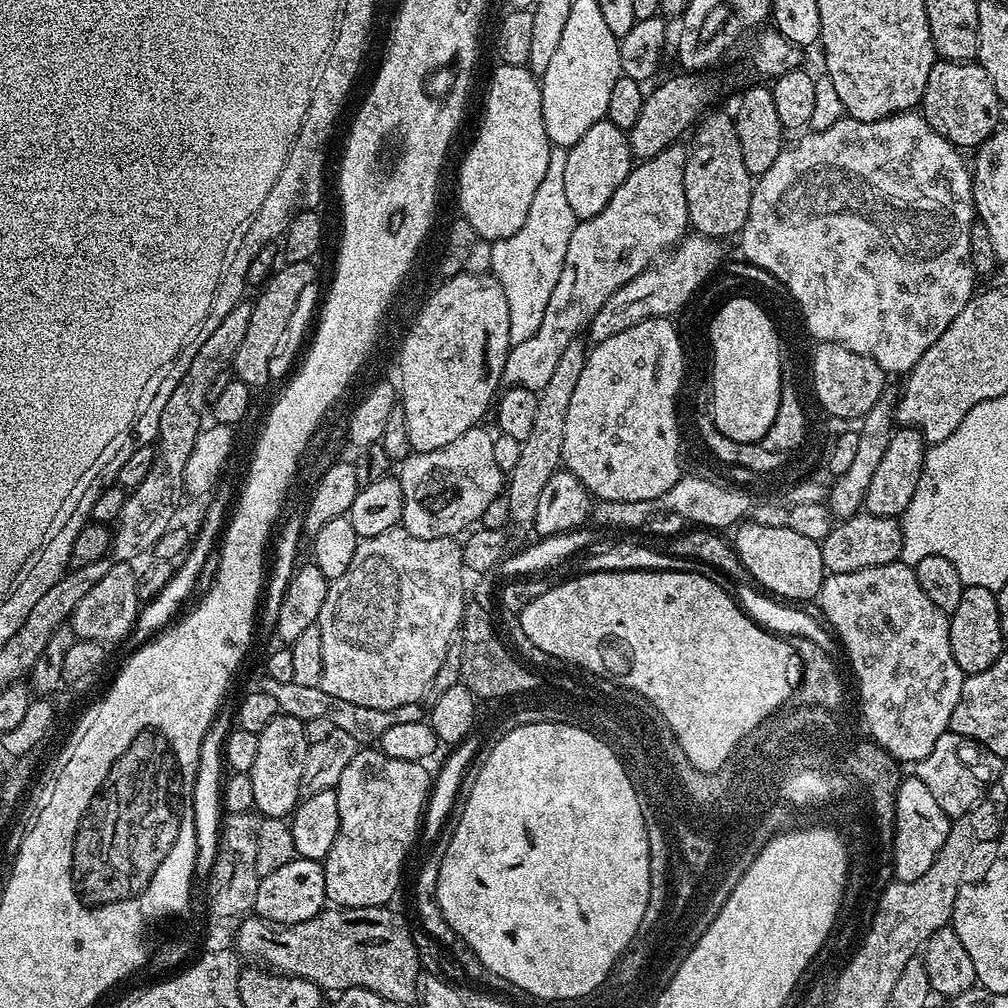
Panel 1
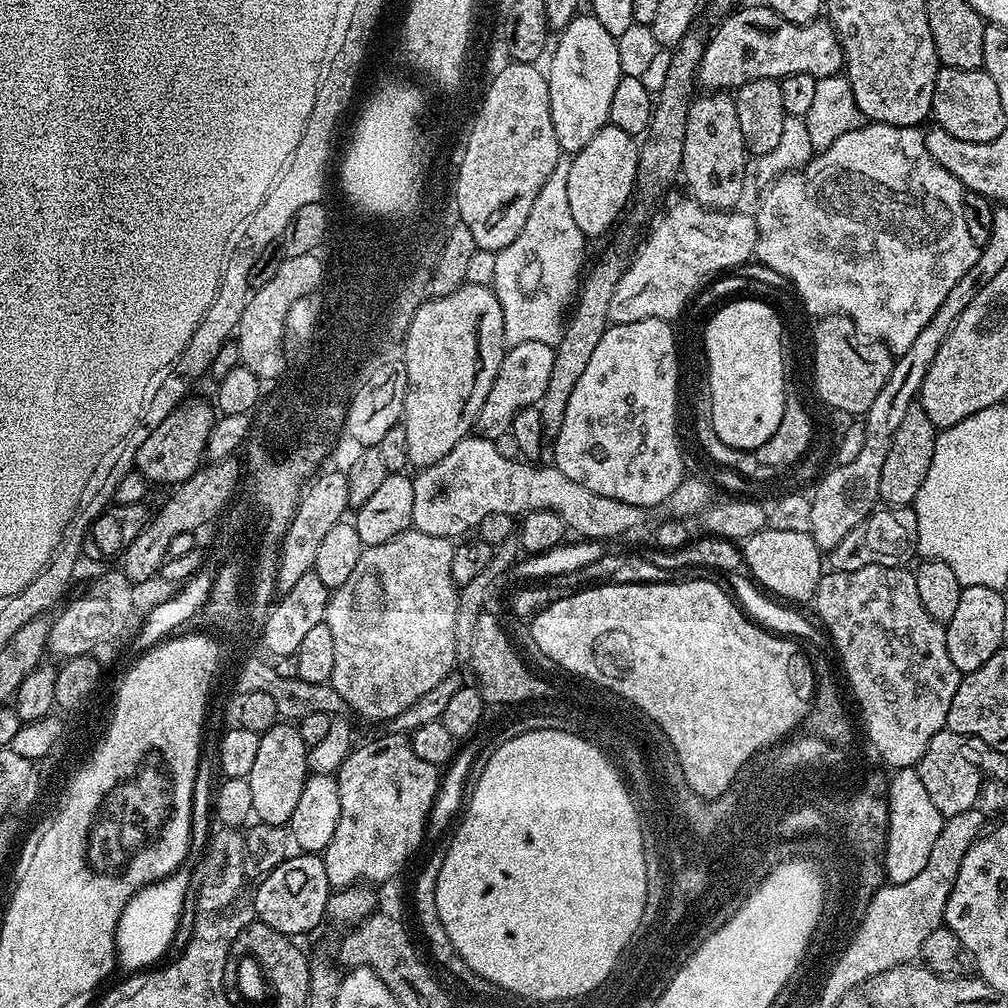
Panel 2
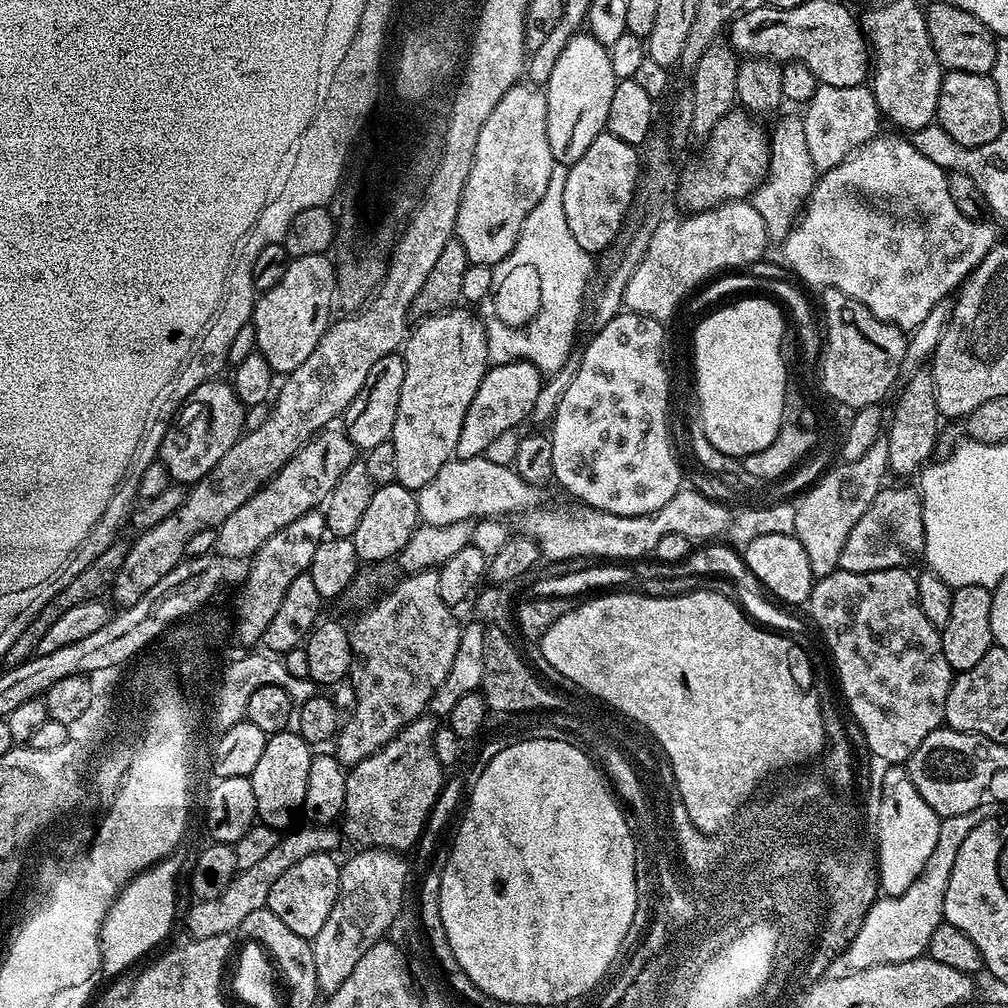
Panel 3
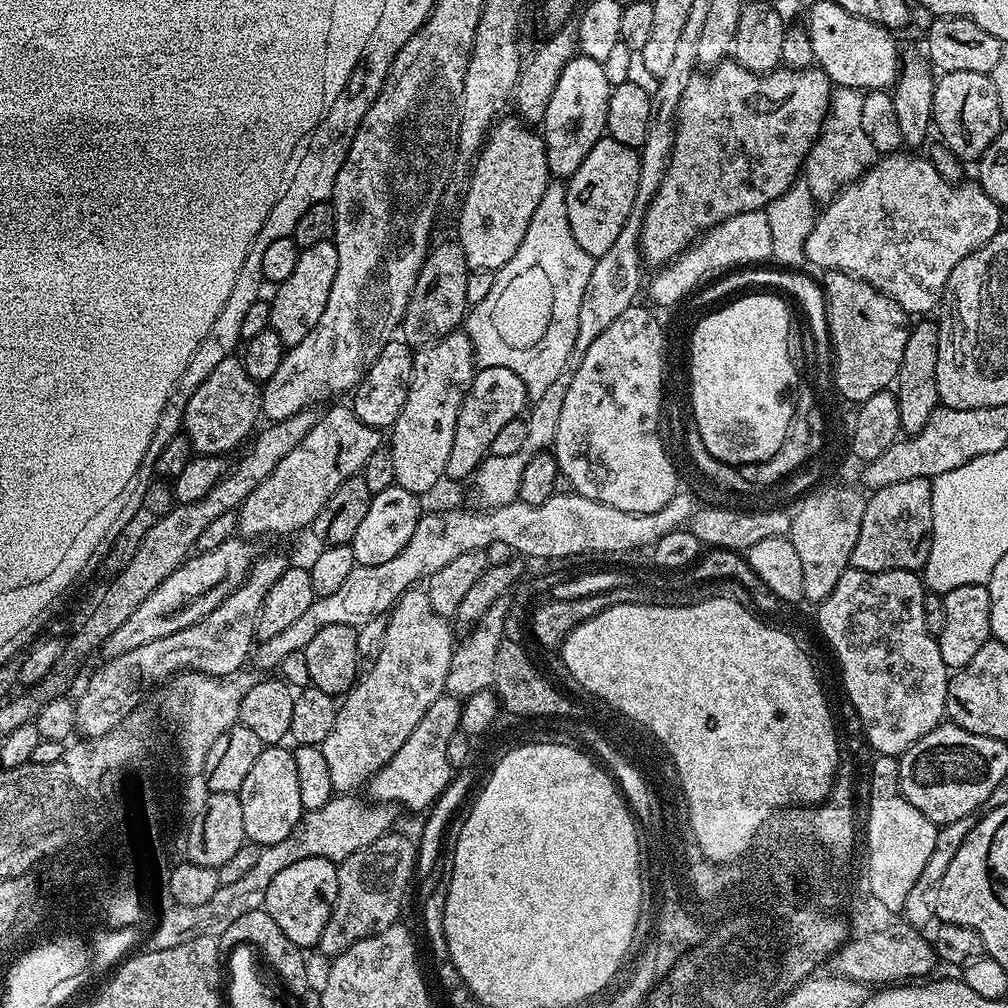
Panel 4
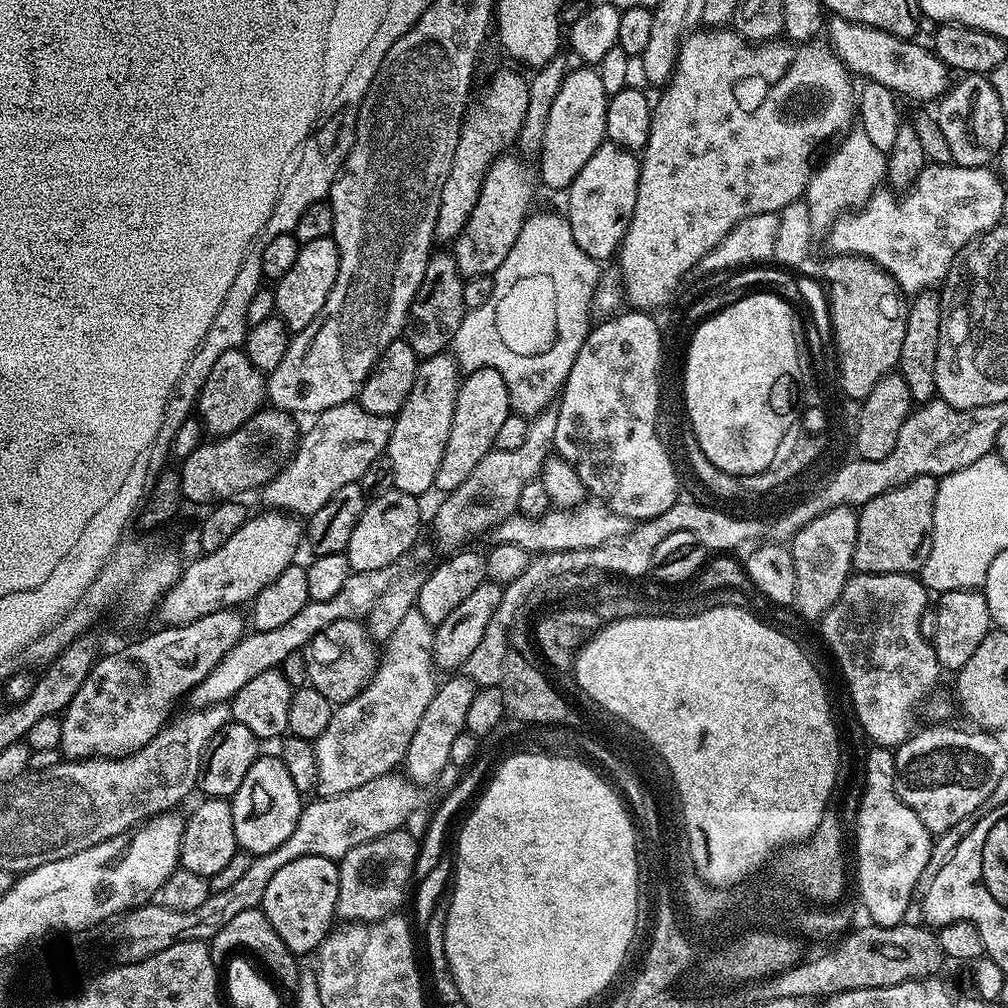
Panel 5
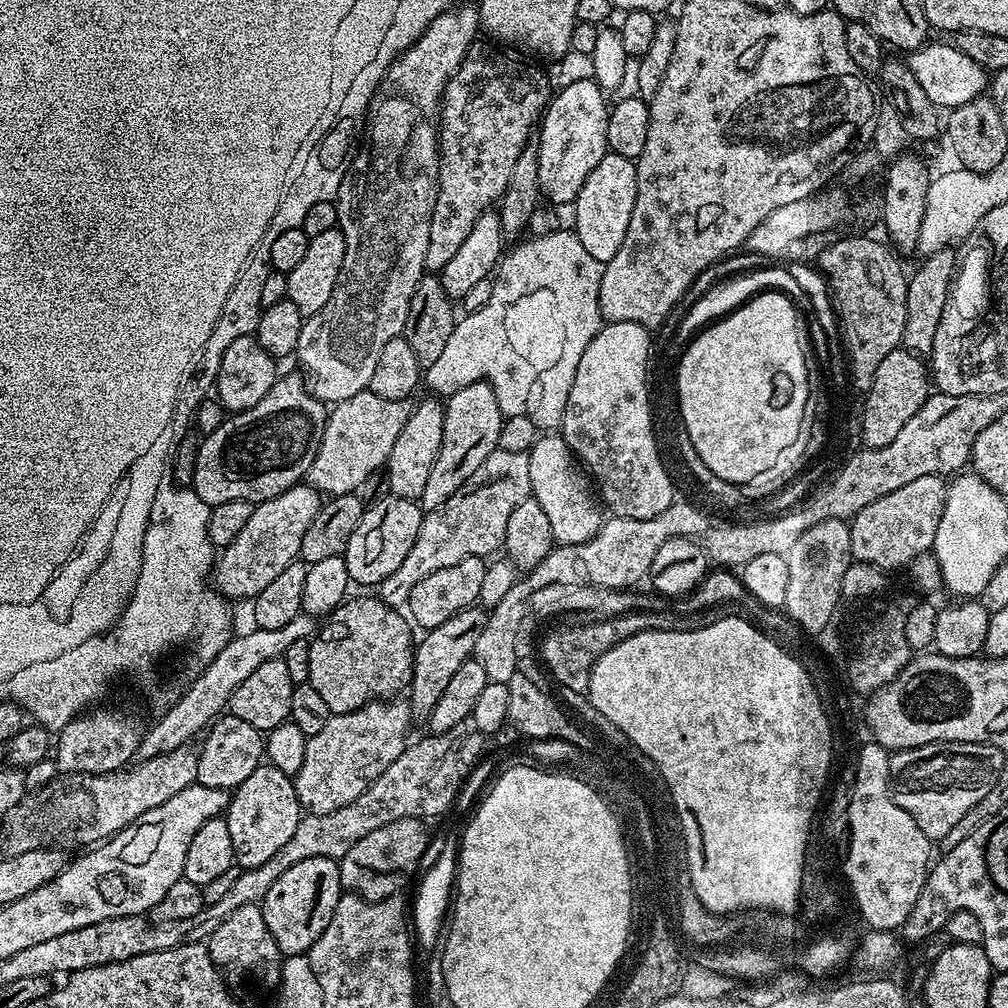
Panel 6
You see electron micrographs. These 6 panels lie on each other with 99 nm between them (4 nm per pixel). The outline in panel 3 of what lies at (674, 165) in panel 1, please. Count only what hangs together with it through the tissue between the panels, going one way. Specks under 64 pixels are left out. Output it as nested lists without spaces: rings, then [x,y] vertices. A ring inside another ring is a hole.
[[[511,360],[509,364],[492,364],[487,374],[482,378],[482,386],[478,386],[478,394],[474,394],[474,402],[470,402],[470,410],[466,410],[466,422],[462,422],[462,434],[458,434],[458,446],[455,459],[474,458],[483,456],[486,446],[494,442],[501,434],[511,428],[519,429],[520,423],[527,421],[534,410],[534,402],[537,401],[542,385],[542,373],[528,360]]]

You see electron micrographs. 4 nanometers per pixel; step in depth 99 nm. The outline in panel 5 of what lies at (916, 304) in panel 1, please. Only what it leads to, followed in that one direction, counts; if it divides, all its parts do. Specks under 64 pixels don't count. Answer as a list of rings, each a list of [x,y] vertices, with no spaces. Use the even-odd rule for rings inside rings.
[[[929,163],[920,171],[915,184],[912,185],[910,191],[906,195],[903,195],[906,197],[902,200],[896,201],[895,198],[891,196],[891,194],[893,195],[891,191],[888,191],[888,193],[884,192],[885,190],[878,190],[872,195],[871,199],[869,199],[868,203],[864,205],[863,208],[855,211],[853,214],[846,214],[837,220],[828,237],[830,245],[832,244],[831,251],[836,254],[853,254],[870,258],[875,261],[880,268],[885,268],[886,271],[896,279],[896,283],[900,285],[901,292],[905,294],[915,294],[917,292],[931,289],[933,286],[939,285],[941,281],[947,277],[953,260],[959,257],[961,250],[963,250],[970,241],[983,236],[984,233],[989,232],[991,228],[994,228],[997,224],[1001,223],[1003,216],[1000,215],[1004,212],[1004,184],[994,173],[992,173],[992,171],[993,169],[991,167],[959,168],[957,164],[953,163]]]

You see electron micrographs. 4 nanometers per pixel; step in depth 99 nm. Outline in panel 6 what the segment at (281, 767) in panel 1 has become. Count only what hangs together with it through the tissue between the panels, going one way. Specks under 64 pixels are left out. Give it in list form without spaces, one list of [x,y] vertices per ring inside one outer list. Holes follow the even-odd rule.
[[[261,763],[259,768],[246,778],[231,793],[226,809],[226,819],[230,826],[230,842],[234,842],[235,863],[241,869],[262,866],[266,858],[271,858],[281,846],[286,846],[290,838],[294,838],[294,830],[298,830],[298,822],[302,815],[302,809],[296,797],[296,786],[293,777],[282,774],[273,764]]]

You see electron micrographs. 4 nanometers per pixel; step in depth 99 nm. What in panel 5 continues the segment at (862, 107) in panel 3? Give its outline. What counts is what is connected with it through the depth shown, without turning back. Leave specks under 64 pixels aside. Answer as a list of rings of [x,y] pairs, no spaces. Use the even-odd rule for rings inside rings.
[[[861,130],[851,131],[841,139],[842,143],[820,167],[813,171],[811,181],[804,195],[808,208],[813,241],[825,243],[832,227],[846,213],[859,210],[883,185],[887,177],[887,153],[874,146]]]

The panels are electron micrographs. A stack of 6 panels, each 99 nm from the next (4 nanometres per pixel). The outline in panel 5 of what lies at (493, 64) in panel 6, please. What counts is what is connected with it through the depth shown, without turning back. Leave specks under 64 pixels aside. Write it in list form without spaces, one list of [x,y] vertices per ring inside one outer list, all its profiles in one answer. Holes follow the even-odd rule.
[[[496,72],[488,80],[488,85],[480,92],[480,101],[473,103],[464,113],[464,125],[460,128],[458,150],[454,150],[454,162],[446,174],[446,182],[442,186],[442,198],[438,206],[438,222],[436,223],[436,240],[454,242],[460,237],[470,214],[474,210],[474,202],[478,202],[478,194],[482,190],[482,182],[495,160],[501,159],[509,147],[515,145],[518,134],[522,130],[522,118],[526,118],[526,102],[530,102],[528,80],[516,72]]]

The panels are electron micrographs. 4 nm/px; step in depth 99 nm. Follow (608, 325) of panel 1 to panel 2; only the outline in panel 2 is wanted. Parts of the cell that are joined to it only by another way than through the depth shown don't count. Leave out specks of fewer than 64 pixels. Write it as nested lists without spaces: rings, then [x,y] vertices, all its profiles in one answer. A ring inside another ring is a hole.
[[[684,198],[681,204],[676,204],[656,225],[652,228],[652,233],[644,240],[644,245],[640,248],[640,253],[633,255],[628,261],[628,267],[625,269],[621,276],[621,280],[618,282],[616,289],[614,290],[613,298],[610,300],[609,306],[609,324],[625,324],[626,322],[642,322],[642,318],[647,316],[653,316],[659,320],[667,320],[669,322],[675,321],[675,316],[683,310],[688,304],[688,299],[707,282],[711,276],[716,276],[719,272],[724,272],[727,268],[736,268],[739,264],[744,264],[749,259],[750,261],[756,254],[756,221],[751,215],[748,216],[741,210],[721,210],[719,208],[704,208],[698,203],[698,201],[691,198]]]

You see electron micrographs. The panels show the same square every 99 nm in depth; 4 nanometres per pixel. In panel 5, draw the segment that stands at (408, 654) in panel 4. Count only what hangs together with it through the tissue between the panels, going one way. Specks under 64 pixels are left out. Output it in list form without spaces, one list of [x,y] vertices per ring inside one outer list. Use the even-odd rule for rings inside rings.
[[[413,610],[406,614],[406,618],[402,619],[394,634],[386,641],[372,681],[355,698],[347,700],[333,711],[325,732],[314,741],[318,766],[315,791],[321,797],[358,790],[358,786],[366,786],[366,782],[374,778],[397,771],[405,763],[410,738],[414,738],[414,730],[418,730],[418,722],[422,722],[422,714],[426,714],[426,706],[430,706],[430,698],[434,698],[438,687],[438,680],[432,677],[433,631],[433,625],[428,624],[420,612]]]

